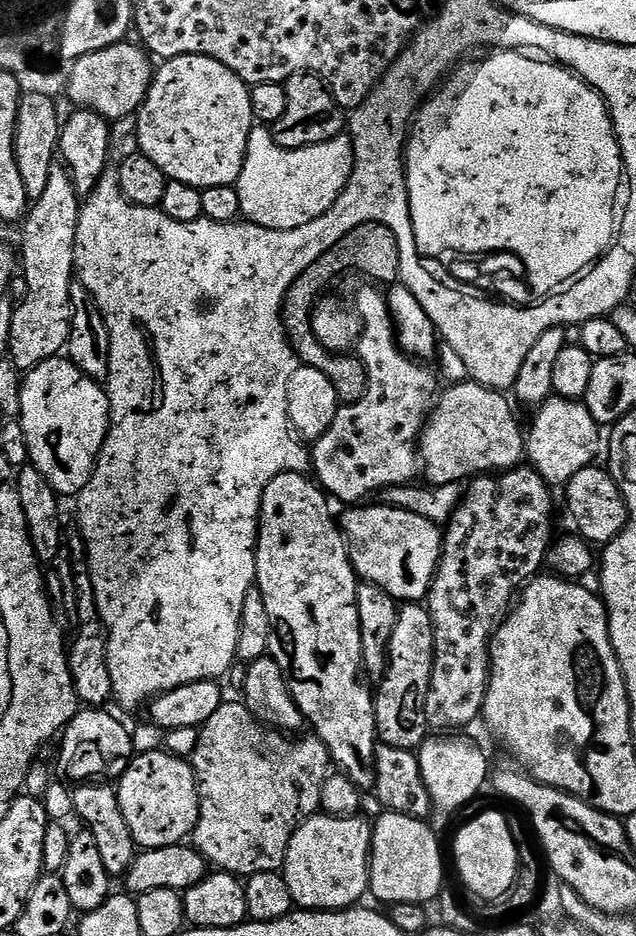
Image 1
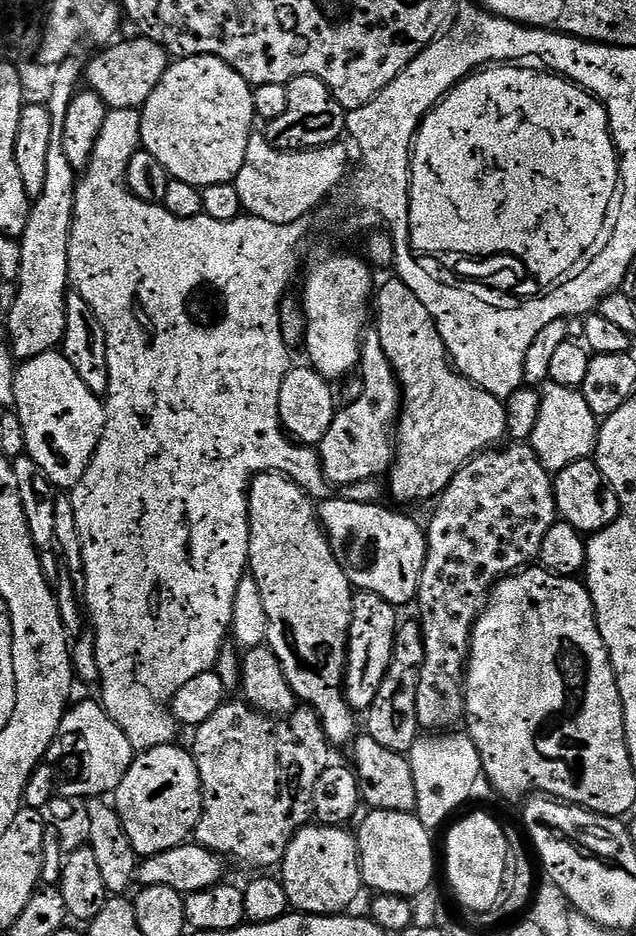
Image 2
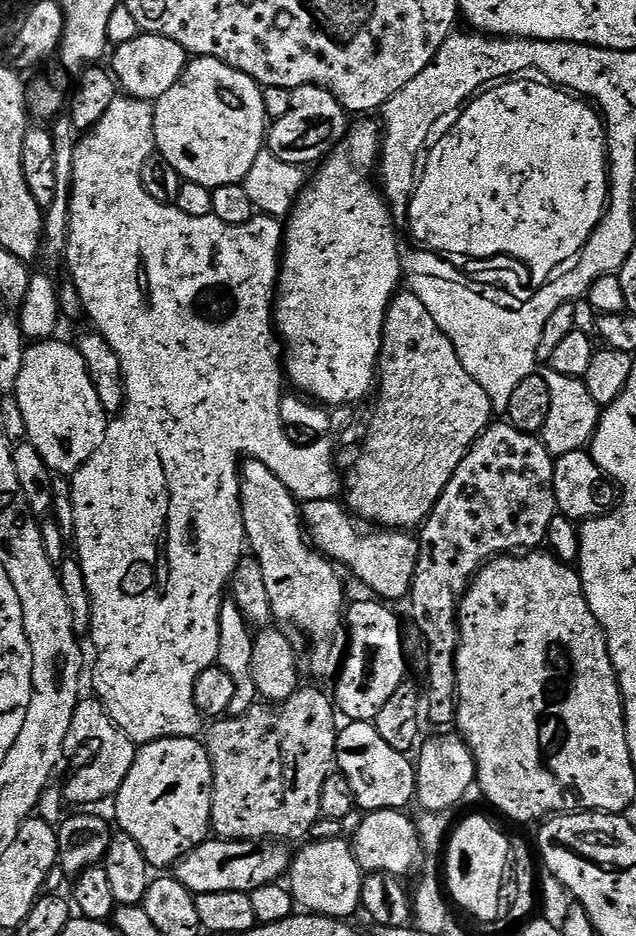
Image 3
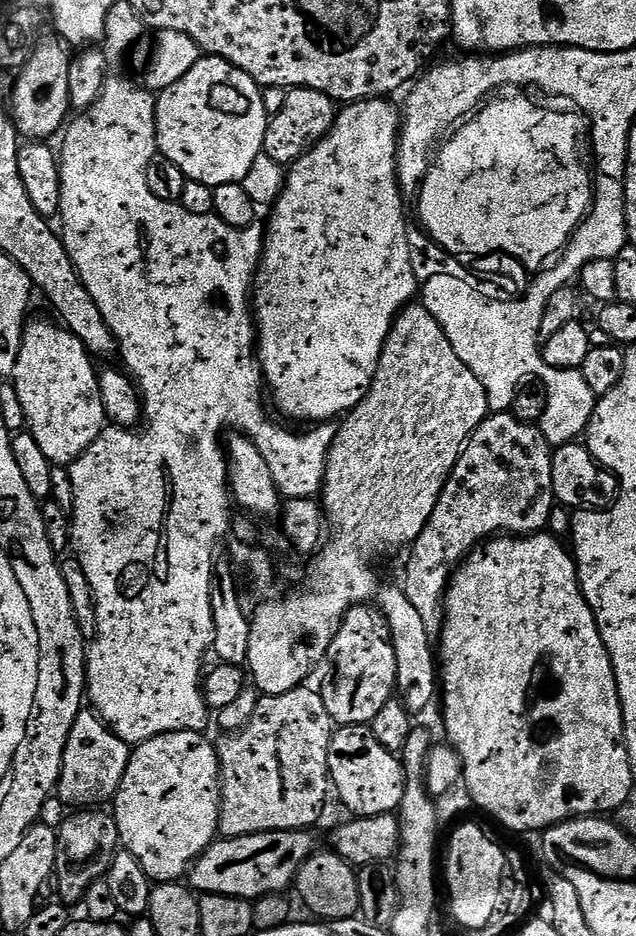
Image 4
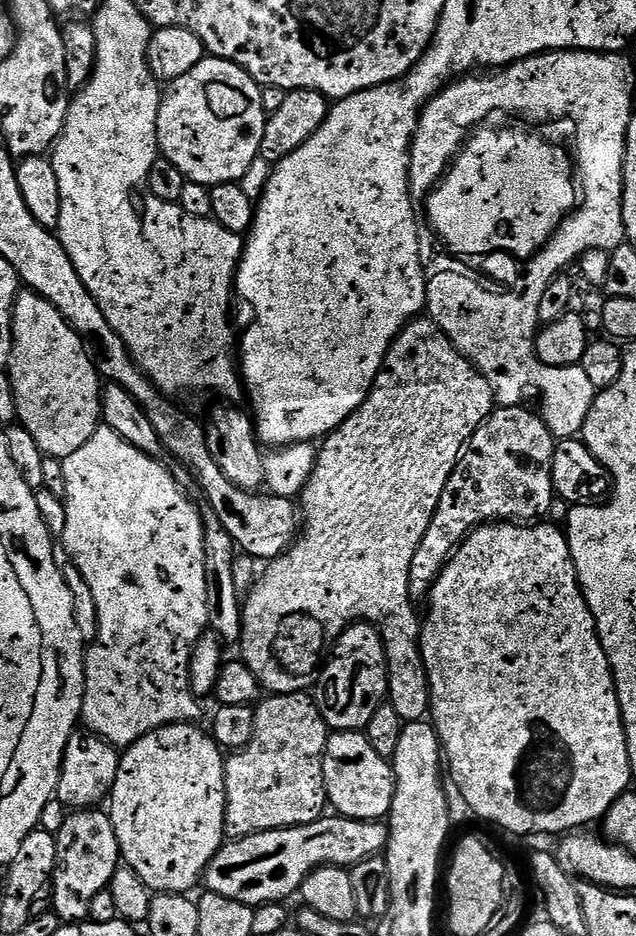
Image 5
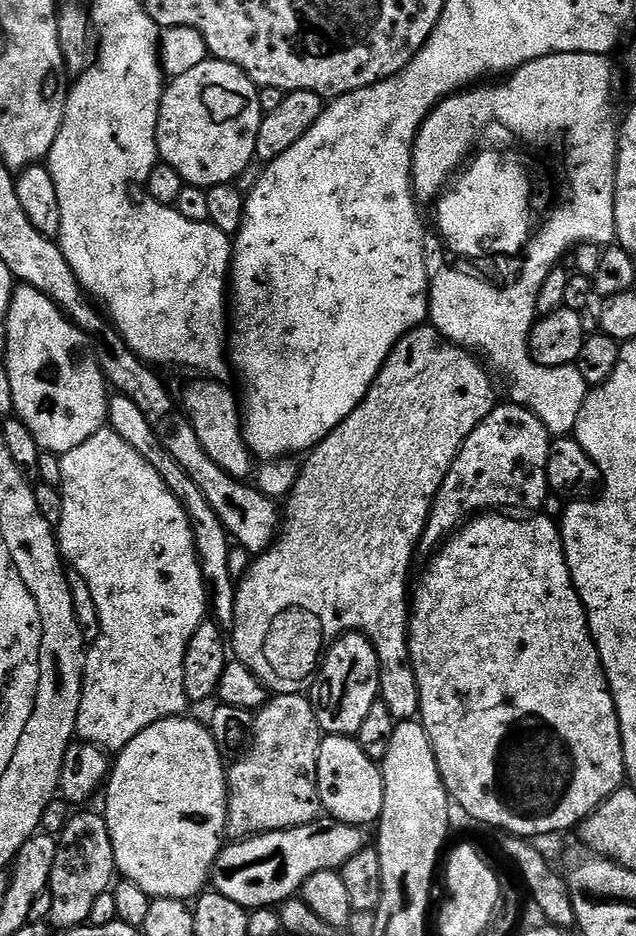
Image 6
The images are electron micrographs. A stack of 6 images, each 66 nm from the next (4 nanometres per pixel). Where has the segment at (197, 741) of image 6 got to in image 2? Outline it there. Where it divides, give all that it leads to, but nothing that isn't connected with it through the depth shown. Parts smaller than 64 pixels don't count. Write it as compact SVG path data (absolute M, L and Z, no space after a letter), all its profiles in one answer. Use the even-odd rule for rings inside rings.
M176 742L163 744L151 748L148 752L139 753L114 793L115 810L124 824L125 832L129 835L137 857L147 858L185 843L195 833L200 821L204 799L200 789L198 766L191 751L187 747L179 748L178 745Z

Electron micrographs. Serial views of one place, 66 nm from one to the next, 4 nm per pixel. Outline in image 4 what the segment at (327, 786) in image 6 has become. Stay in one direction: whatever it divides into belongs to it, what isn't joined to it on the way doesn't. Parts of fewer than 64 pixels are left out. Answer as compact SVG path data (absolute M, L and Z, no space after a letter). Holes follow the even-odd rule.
M345 724L337 727L332 734L328 751L328 779L334 789L334 796L349 808L353 817L387 816L395 813L402 802L404 793L404 765L395 752L388 752L378 738L374 738L371 727L363 724Z

